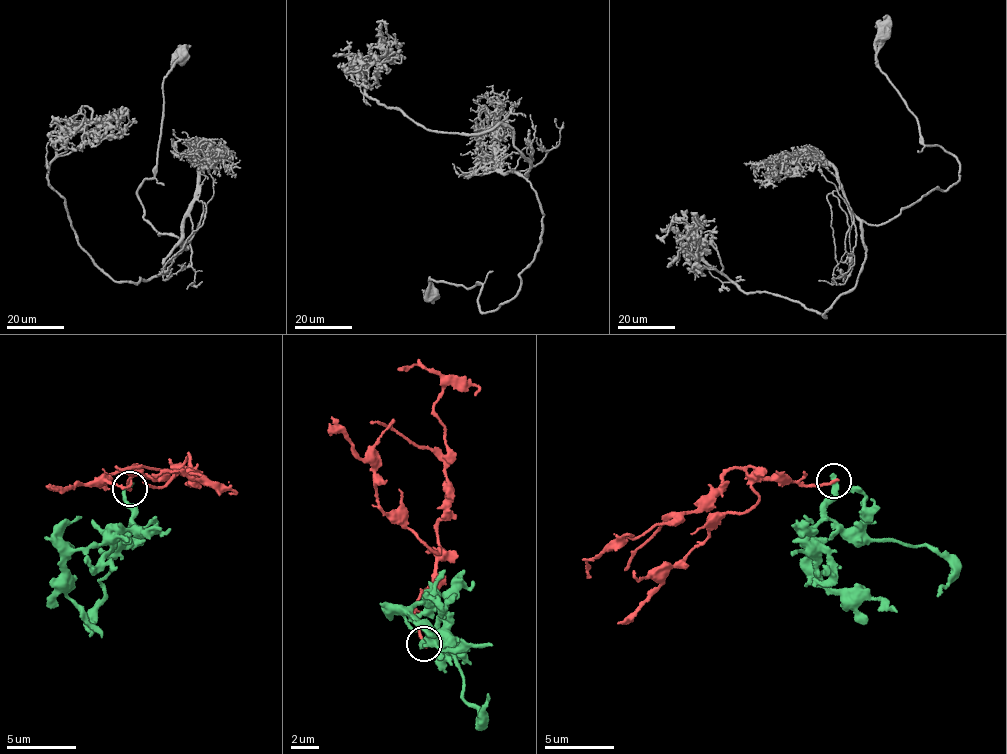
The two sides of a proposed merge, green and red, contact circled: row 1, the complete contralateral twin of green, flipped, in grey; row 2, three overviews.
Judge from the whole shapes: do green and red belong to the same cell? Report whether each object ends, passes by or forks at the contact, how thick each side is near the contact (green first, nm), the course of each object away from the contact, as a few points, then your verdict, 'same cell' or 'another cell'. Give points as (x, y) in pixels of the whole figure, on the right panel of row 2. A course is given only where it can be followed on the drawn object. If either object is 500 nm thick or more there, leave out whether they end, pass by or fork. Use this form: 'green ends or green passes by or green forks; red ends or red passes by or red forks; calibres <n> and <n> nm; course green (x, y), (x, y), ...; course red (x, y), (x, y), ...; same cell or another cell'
green ends; red ends; calibres 360 and 200 nm; course green (833, 477), (834, 501), (811, 537), (823, 584), (875, 599), (896, 613); course red (833, 480), (774, 480), (735, 466), (722, 487), (691, 511), (623, 536), (586, 562), (587, 579); another cell

